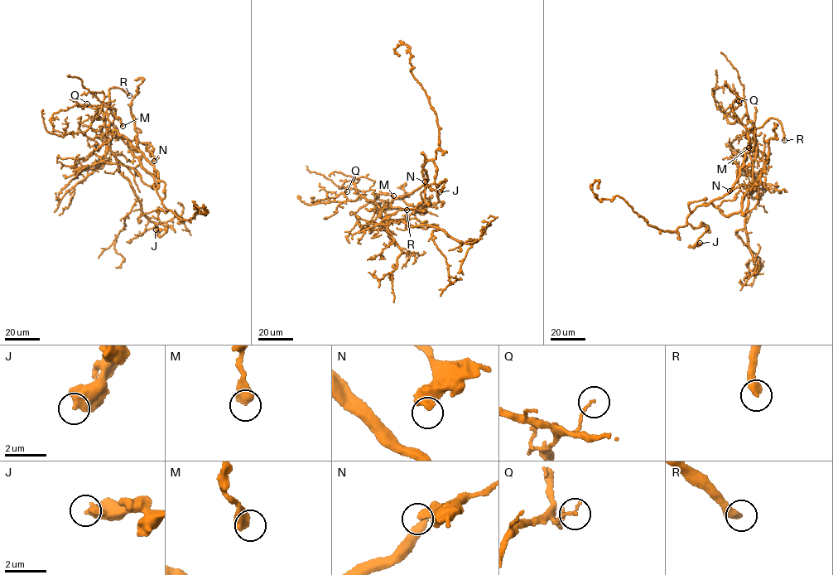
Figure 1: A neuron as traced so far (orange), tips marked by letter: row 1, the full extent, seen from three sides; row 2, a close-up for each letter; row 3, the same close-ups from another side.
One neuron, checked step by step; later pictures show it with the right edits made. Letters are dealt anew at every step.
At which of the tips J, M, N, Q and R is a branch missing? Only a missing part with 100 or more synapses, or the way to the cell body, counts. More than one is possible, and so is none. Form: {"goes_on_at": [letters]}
{"goes_on_at": ["R"]}

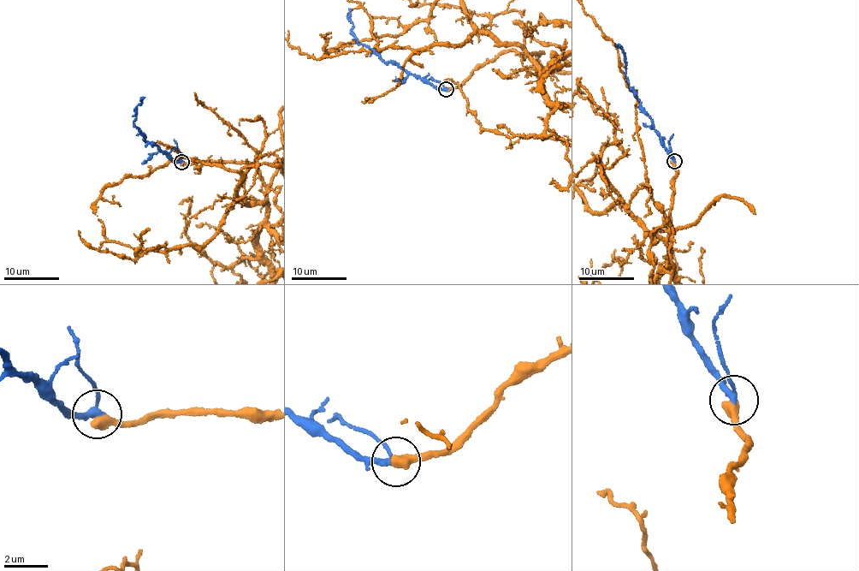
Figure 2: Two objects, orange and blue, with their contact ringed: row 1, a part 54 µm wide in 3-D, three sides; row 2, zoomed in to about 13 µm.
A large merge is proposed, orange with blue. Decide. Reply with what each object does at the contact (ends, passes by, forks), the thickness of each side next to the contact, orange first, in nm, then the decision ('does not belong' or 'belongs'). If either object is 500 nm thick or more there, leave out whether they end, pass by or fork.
500/260 nm | belongs

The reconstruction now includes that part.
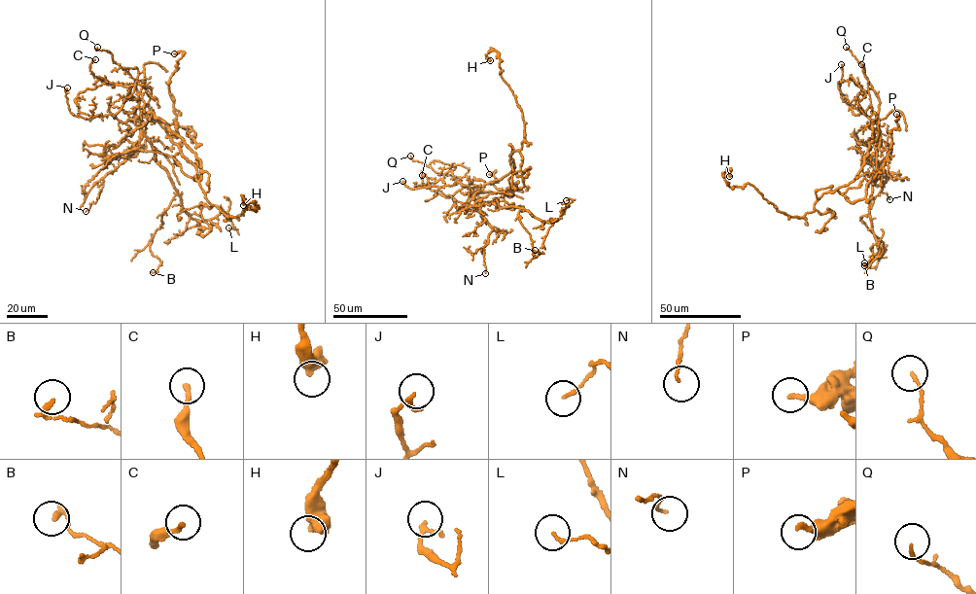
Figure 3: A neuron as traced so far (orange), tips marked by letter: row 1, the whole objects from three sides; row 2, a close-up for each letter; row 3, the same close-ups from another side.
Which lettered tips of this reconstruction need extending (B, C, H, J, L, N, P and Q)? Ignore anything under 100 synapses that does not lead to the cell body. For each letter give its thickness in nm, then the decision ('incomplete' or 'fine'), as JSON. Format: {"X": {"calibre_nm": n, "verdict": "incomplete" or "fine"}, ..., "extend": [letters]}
{"B": {"calibre_nm": 200, "verdict": "fine"}, "C": {"calibre_nm": 170, "verdict": "fine"}, "H": {"calibre_nm": 440, "verdict": "fine"}, "J": {"calibre_nm": 120, "verdict": "fine"}, "L": {"calibre_nm": 140, "verdict": "fine"}, "N": {"calibre_nm": 100, "verdict": "fine"}, "P": {"calibre_nm": 190, "verdict": "fine"}, "Q": {"calibre_nm": 120, "verdict": "fine"}, "extend": []}

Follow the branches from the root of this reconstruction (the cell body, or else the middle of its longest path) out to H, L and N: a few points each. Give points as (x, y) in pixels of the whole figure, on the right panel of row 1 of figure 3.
H: (864, 175), (856, 188), (823, 193), (798, 218), (748, 183), (730, 188), (729, 176)
L: (864, 175), (861, 154), (866, 158), (875, 155), (877, 169), (869, 209), (880, 254), (868, 267), (864, 262)
N: (864, 175), (862, 154), (888, 173), (881, 192), (889, 199)

